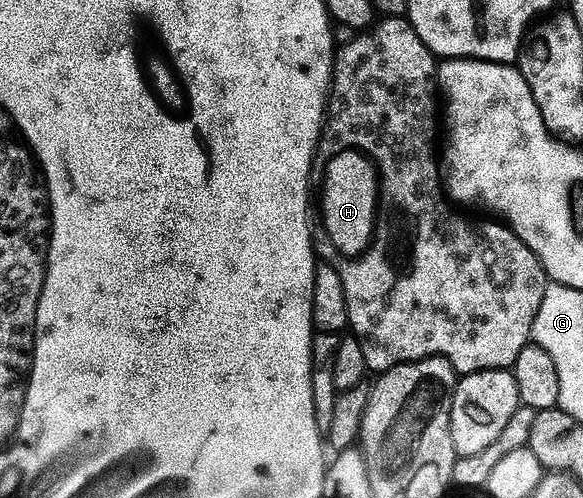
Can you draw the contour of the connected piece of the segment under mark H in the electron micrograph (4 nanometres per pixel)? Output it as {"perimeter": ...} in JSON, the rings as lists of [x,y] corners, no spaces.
{"perimeter":[[[340,151],[330,158],[322,183],[324,229],[339,256],[358,258],[370,247],[377,227],[380,194],[377,167],[360,151]]]}

